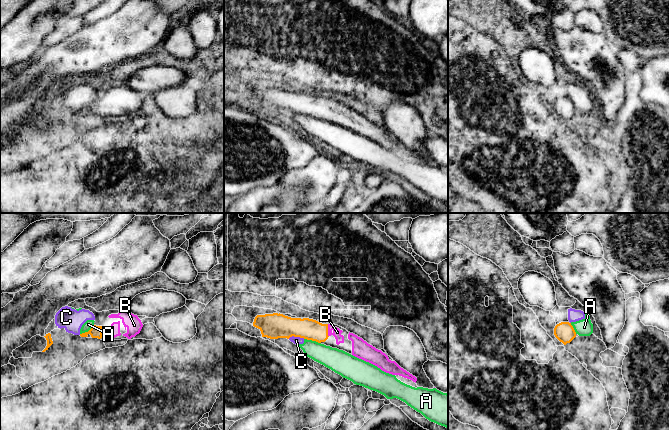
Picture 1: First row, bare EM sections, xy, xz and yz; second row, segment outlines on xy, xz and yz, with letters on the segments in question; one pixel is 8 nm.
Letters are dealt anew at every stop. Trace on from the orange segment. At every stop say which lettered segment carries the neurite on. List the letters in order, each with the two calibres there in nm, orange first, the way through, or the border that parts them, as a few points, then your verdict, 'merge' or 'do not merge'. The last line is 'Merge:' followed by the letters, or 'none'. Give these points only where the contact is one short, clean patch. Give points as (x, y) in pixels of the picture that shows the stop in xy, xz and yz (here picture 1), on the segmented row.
A: 180/170 nm | along xz (304, 338), (320, 343) | do not merge
B: 170/70 nm | merge
C: 200/60 nm | do not merge
Merge: B

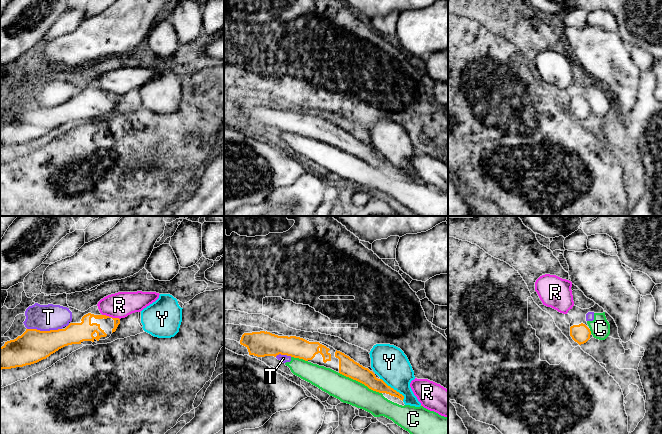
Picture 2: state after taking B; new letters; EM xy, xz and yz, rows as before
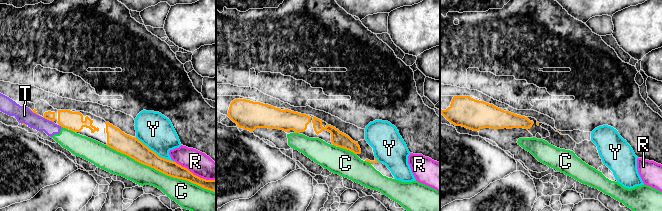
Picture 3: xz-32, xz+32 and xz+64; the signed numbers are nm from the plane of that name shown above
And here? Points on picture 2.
C: 150/200 nm | do not merge
R: 150/200 nm | do not merge
T: 260/200 nm | do not merge
Y: 120/280 nm | do not merge
Merge: none

